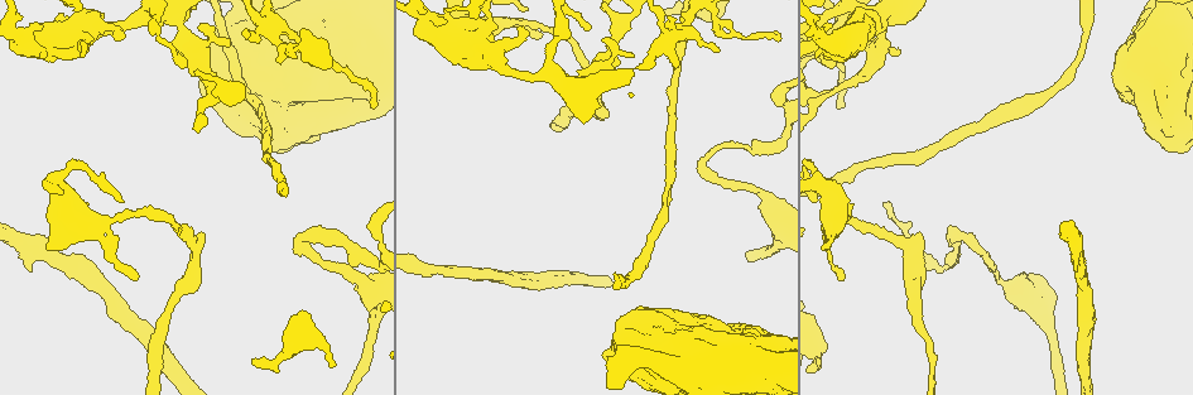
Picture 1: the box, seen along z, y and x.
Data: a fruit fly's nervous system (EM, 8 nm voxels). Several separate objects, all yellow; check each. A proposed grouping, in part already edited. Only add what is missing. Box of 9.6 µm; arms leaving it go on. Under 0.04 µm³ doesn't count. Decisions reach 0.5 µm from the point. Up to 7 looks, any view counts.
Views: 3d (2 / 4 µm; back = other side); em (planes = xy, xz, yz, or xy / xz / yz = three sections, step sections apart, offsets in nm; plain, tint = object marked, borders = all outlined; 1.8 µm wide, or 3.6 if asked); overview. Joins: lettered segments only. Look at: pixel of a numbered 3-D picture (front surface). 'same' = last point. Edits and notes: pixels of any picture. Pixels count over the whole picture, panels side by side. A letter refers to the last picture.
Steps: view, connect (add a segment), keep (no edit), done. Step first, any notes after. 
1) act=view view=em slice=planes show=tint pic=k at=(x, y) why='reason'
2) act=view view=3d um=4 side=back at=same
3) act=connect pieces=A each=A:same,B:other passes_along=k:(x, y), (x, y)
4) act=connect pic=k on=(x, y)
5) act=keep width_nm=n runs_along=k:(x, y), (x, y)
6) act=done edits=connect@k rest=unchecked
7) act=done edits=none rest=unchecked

act=view view=em um=3.6 slice=planes show=borders pic=1 at=(580, 82) why='sudden change in width'

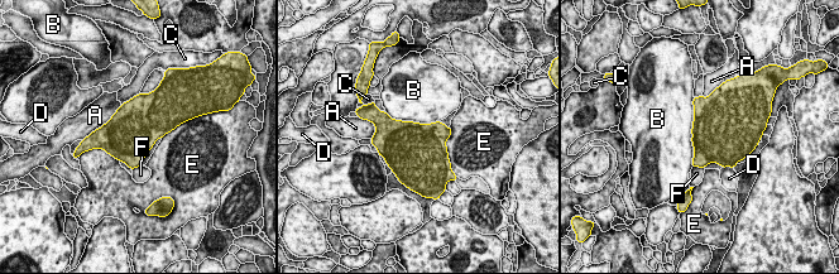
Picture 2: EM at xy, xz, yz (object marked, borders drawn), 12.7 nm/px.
act=keep each=A:other,B:other,C:other,D:other,E:other,F:other border=2:(694, 97), (691, 166) found='no lettered segment goes on from it'

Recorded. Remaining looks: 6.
act=view view=em slice=xy step=4 show=borders pic=1 at=(114, 39) why='an open end'

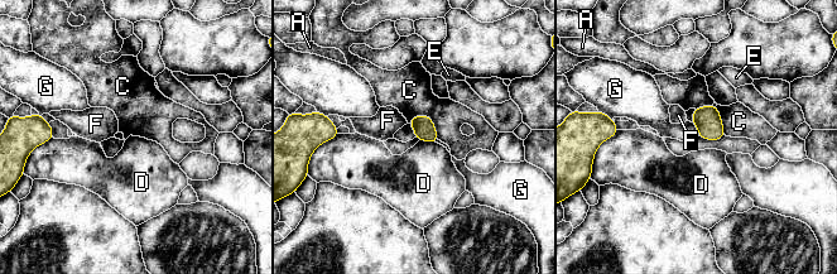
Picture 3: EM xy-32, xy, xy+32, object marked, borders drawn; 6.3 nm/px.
act=view view=em slice=planes show=borders at=same why='cut it another way'

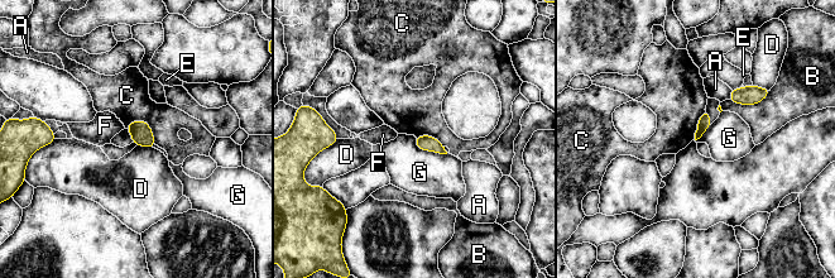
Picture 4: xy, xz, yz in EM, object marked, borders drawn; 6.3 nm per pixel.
act=keep each=A:other,B:other,C:other,D:other,E:other,F:other,G:other border=4:(413, 137), (422, 149), (447, 153) found='no lettered segment goes on from it'

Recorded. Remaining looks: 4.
act=view view=3d um=4 pic=1 at=(32, 270) why='branch stops here'

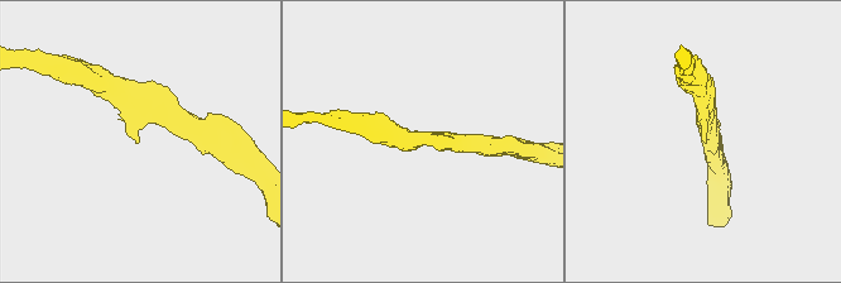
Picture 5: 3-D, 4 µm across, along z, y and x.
act=view view=em slice=xz step=16 show=borders pic=5 at=(704, 140) why='shape alone is not enough'

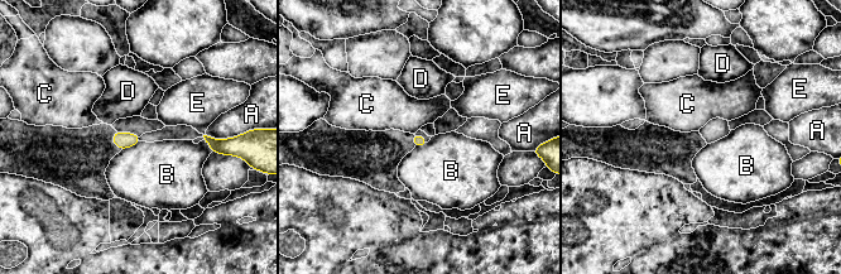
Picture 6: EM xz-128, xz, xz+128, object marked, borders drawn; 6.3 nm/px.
act=keep each=A:other,B:other,C:other,D:other,E:other border=6:(140, 142), (121, 150) found='none of them fits'

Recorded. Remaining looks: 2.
act=done edits=none rest=unchecked

